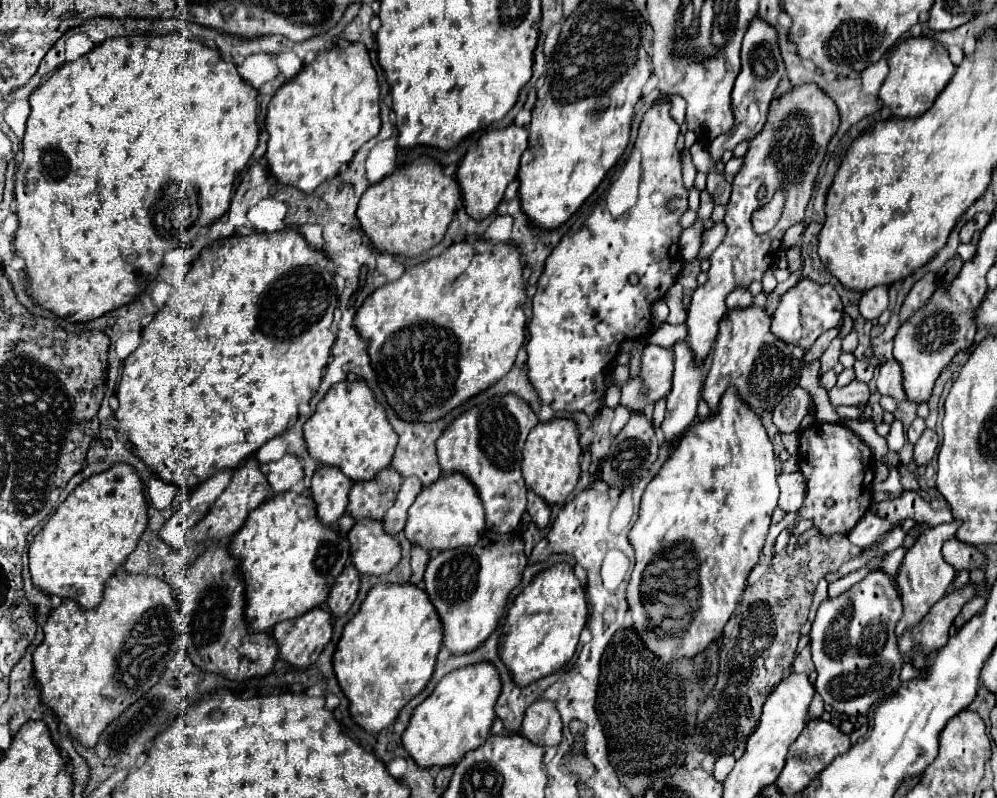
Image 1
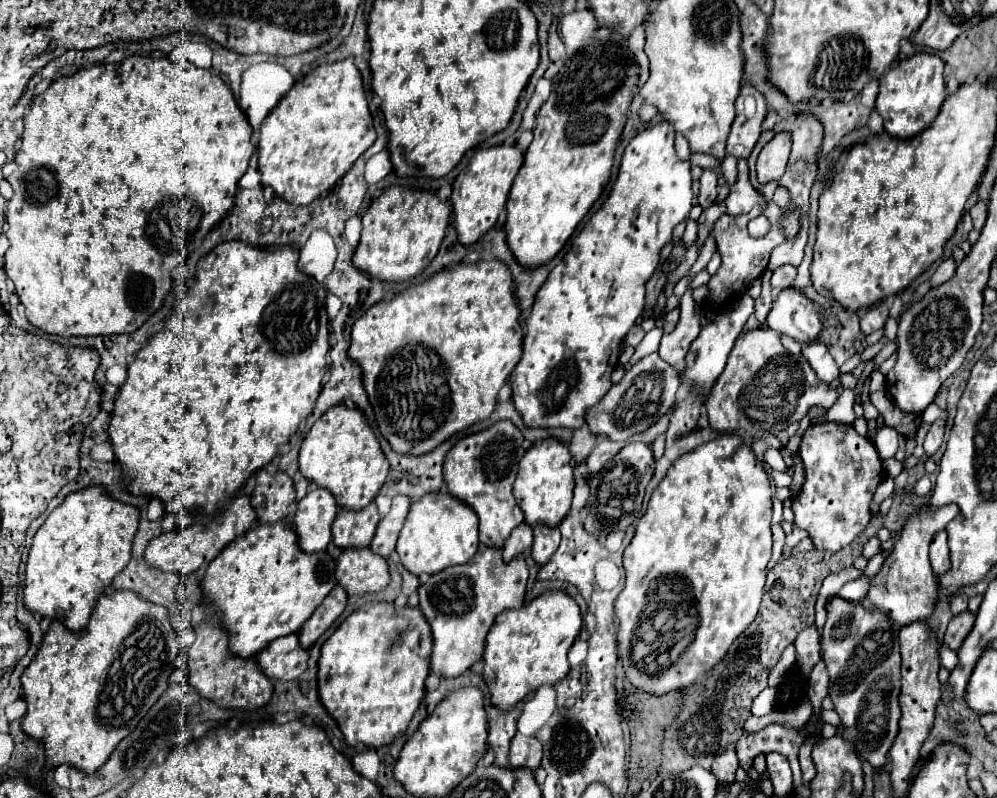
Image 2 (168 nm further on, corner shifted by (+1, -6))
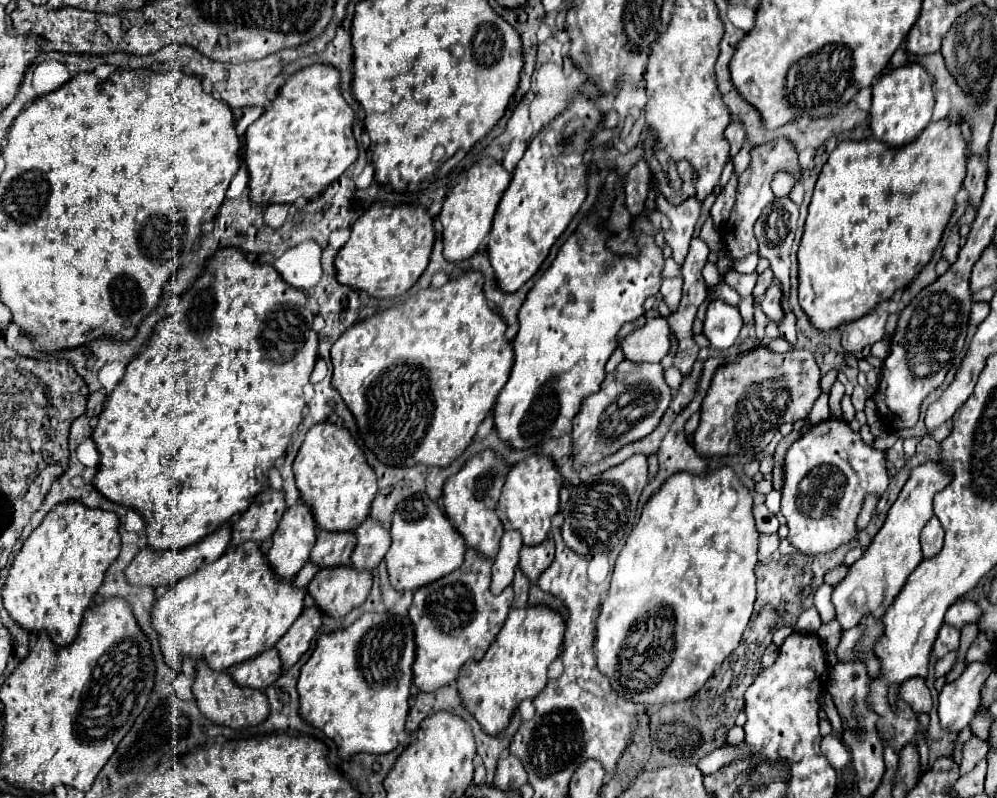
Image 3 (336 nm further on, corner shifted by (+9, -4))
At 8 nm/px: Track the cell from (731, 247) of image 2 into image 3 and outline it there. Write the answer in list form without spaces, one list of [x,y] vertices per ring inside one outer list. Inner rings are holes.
[[[769,141],[769,143],[763,143],[761,147],[751,149],[751,163],[743,171],[743,175],[739,177],[737,201],[731,209],[729,221],[725,223],[725,227],[721,231],[723,243],[731,251],[731,259],[743,259],[747,253],[757,251],[753,225],[759,219],[759,215],[763,213],[763,209],[767,205],[771,205],[771,201],[775,199],[775,195],[771,191],[771,179],[773,179],[775,171],[779,171],[779,169],[789,169],[789,171],[795,171],[797,175],[801,173],[801,167],[799,167],[799,161],[797,161],[797,151],[793,149],[793,145],[789,141]]]

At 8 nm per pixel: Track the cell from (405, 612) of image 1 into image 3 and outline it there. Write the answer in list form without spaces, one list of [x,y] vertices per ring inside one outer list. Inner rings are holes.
[[[365,613],[365,615],[361,615],[347,629],[341,629],[341,631],[335,631],[335,633],[327,633],[327,635],[319,635],[315,651],[309,657],[309,661],[301,667],[301,675],[299,675],[299,681],[297,681],[299,715],[303,717],[305,723],[321,729],[329,739],[335,741],[337,755],[343,761],[349,761],[357,753],[369,753],[369,755],[389,753],[389,751],[393,751],[399,745],[399,735],[401,735],[401,731],[405,727],[405,719],[407,719],[407,711],[409,711],[409,689],[413,685],[411,683],[411,679],[413,679],[413,671],[411,671],[413,661],[415,661],[415,639],[413,639],[413,625],[411,625],[409,617],[397,617],[397,615],[391,615],[391,613],[381,613],[381,615],[377,615],[377,613]]]

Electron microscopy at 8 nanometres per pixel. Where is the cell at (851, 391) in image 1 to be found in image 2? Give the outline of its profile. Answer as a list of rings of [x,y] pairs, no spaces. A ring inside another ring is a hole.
[[[749,329],[745,331],[737,341],[735,347],[729,355],[729,361],[711,387],[711,393],[705,399],[705,409],[709,415],[709,425],[713,431],[743,431],[755,437],[763,437],[765,433],[779,433],[785,431],[785,427],[793,421],[799,421],[807,415],[809,407],[833,407],[835,401],[839,399],[837,389],[829,387],[827,383],[819,381],[813,369],[809,367],[807,359],[791,355],[783,345],[781,345],[781,335],[773,329]]]

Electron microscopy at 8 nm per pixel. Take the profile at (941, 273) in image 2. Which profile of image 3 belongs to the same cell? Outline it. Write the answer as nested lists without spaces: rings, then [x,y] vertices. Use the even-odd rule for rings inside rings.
[[[953,229],[943,247],[943,257],[949,259],[949,263],[953,263],[957,259],[957,253],[959,253],[959,229]]]

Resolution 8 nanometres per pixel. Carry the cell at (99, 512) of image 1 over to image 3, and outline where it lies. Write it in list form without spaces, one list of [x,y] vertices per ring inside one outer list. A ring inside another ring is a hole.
[[[73,501],[57,505],[43,519],[43,523],[29,535],[29,539],[23,543],[21,551],[13,559],[13,565],[7,575],[7,583],[1,589],[3,605],[9,617],[17,625],[23,625],[23,629],[27,631],[45,631],[51,637],[51,641],[59,647],[71,645],[71,641],[77,637],[83,613],[93,601],[105,577],[105,571],[119,555],[119,545],[121,545],[119,517],[115,513],[103,509],[89,509]]]

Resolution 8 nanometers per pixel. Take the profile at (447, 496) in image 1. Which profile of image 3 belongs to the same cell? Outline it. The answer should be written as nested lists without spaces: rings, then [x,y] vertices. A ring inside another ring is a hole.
[[[425,493],[411,495],[397,505],[393,515],[391,547],[385,555],[391,587],[399,593],[421,589],[423,585],[429,585],[431,581],[459,569],[465,551],[467,547],[463,545],[463,537],[455,533],[455,527],[447,521],[443,509]]]

